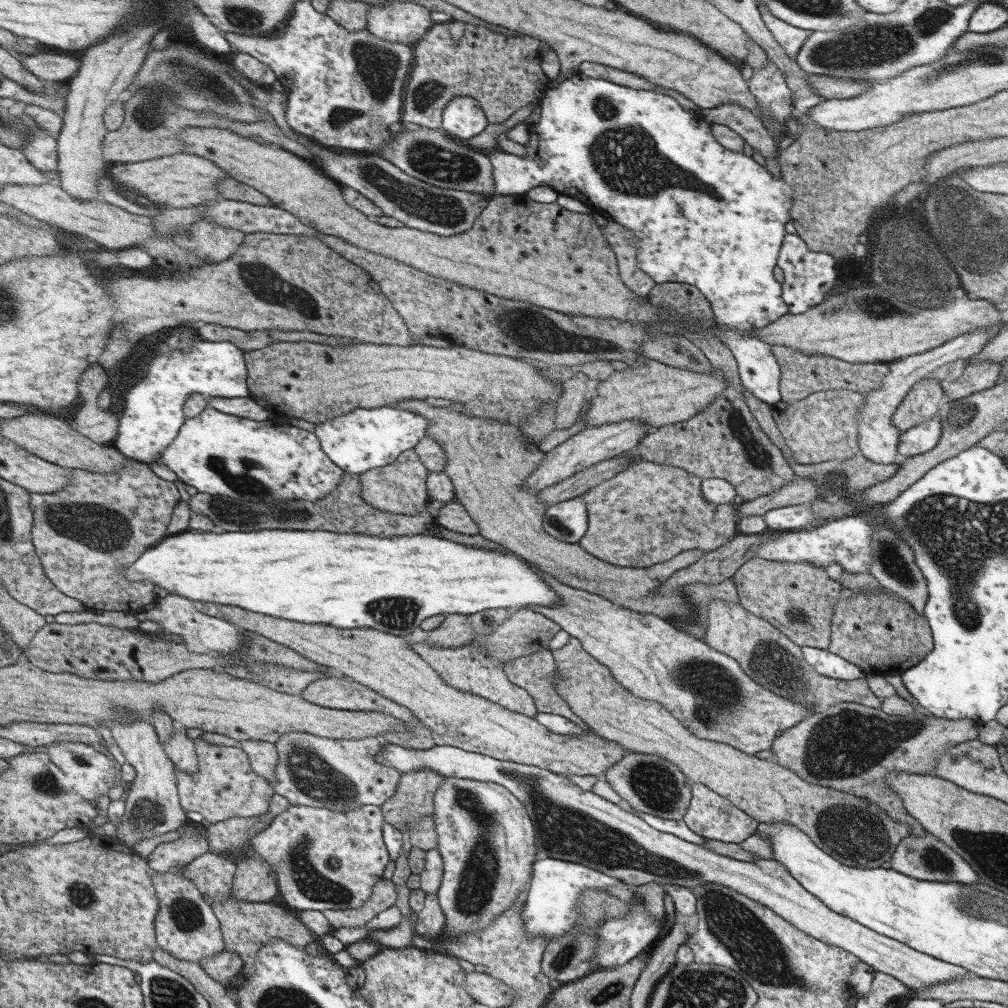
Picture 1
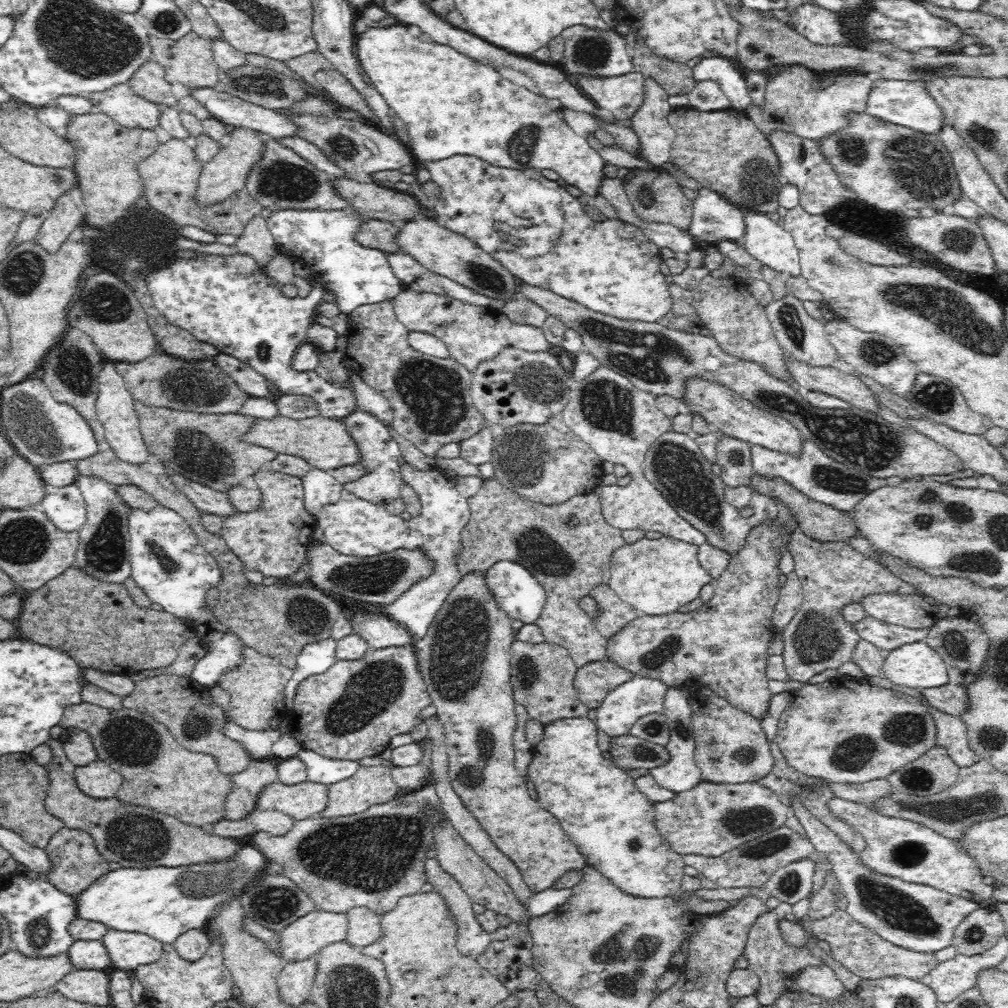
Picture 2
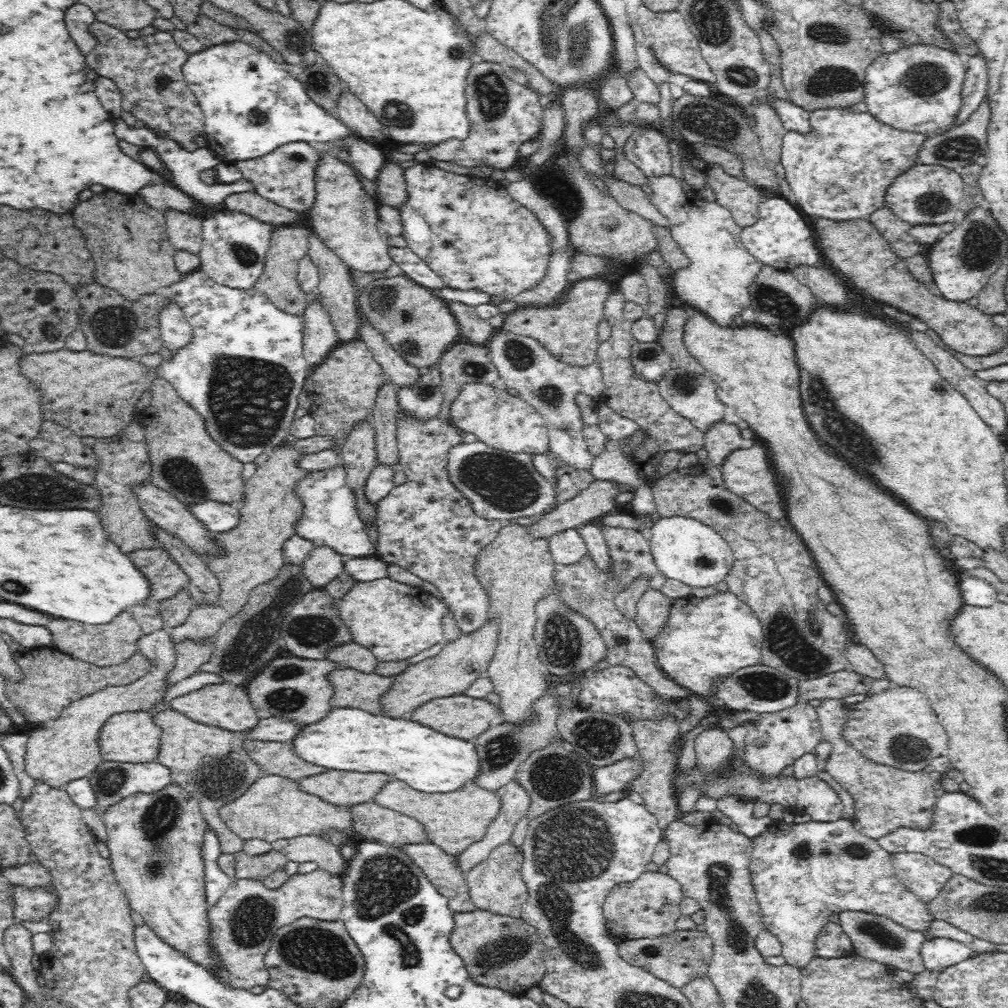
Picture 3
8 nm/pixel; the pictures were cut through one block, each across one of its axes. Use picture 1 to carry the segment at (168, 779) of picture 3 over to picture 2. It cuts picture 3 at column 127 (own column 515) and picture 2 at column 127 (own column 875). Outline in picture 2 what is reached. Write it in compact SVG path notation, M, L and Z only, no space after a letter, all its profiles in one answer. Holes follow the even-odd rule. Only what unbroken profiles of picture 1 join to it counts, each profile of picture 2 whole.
M108 930L102 942L110 954L110 960L114 962L112 966L116 966L118 972L134 972L138 966L158 962L164 952L162 942L138 932Z

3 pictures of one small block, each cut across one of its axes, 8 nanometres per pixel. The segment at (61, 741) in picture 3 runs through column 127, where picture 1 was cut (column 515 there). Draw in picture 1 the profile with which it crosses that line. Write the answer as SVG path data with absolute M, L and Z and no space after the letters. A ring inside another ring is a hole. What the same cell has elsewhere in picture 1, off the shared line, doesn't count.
M411 644L411 648L415 650L415 654L419 654L437 674L439 678L451 686L453 690L459 690L459 692L465 692L465 694L473 694L473 696L479 696L483 700L489 700L489 702L495 702L507 710L513 710L513 712L519 712L523 716L529 716L529 718L535 718L537 714L537 706L535 706L535 700L531 700L531 696L523 690L523 688L517 688L513 686L509 680L507 680L507 674L503 672L503 666L495 660L489 660L481 650L465 644L465 646L459 646L459 648L433 648L429 644Z

